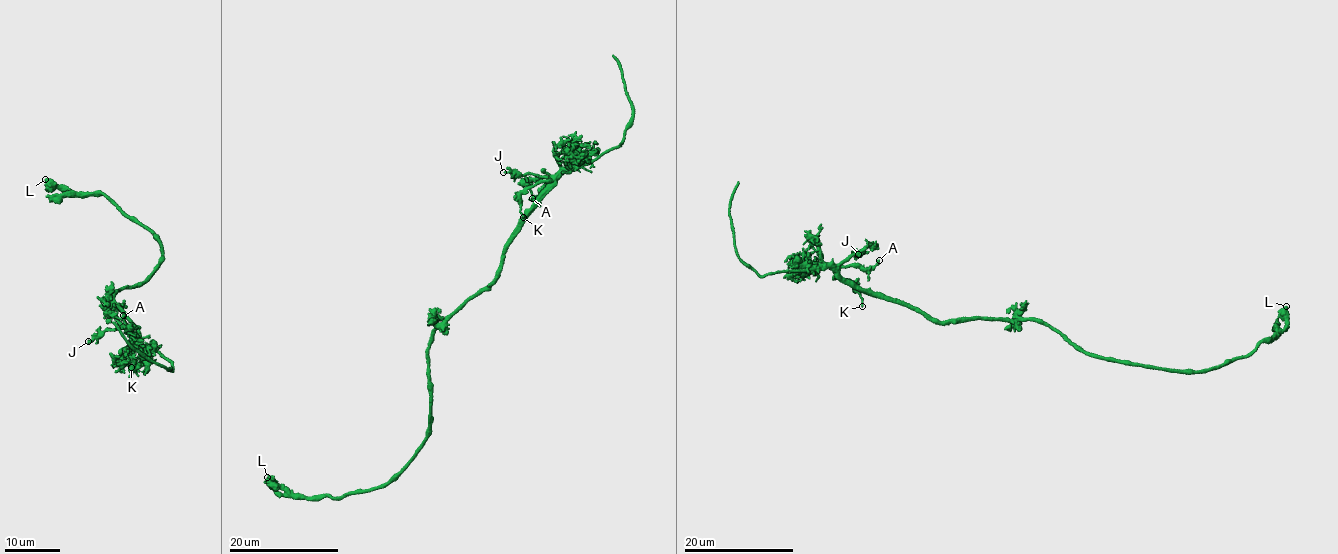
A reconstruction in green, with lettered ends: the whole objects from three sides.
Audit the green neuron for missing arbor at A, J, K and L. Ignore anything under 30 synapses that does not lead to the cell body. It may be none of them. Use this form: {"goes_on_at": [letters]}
{"goes_on_at": []}

